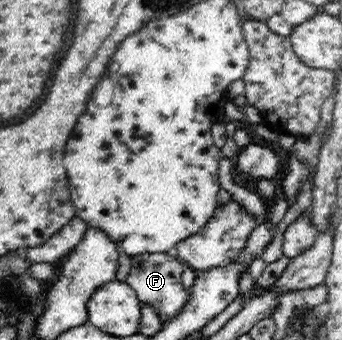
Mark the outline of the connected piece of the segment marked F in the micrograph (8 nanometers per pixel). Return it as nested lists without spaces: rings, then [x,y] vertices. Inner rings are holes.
[[[174,252],[139,254],[130,256],[130,259],[130,267],[123,280],[136,292],[142,303],[155,305],[164,321],[173,319],[181,311],[181,307],[185,307],[188,295],[181,282],[185,264]]]

